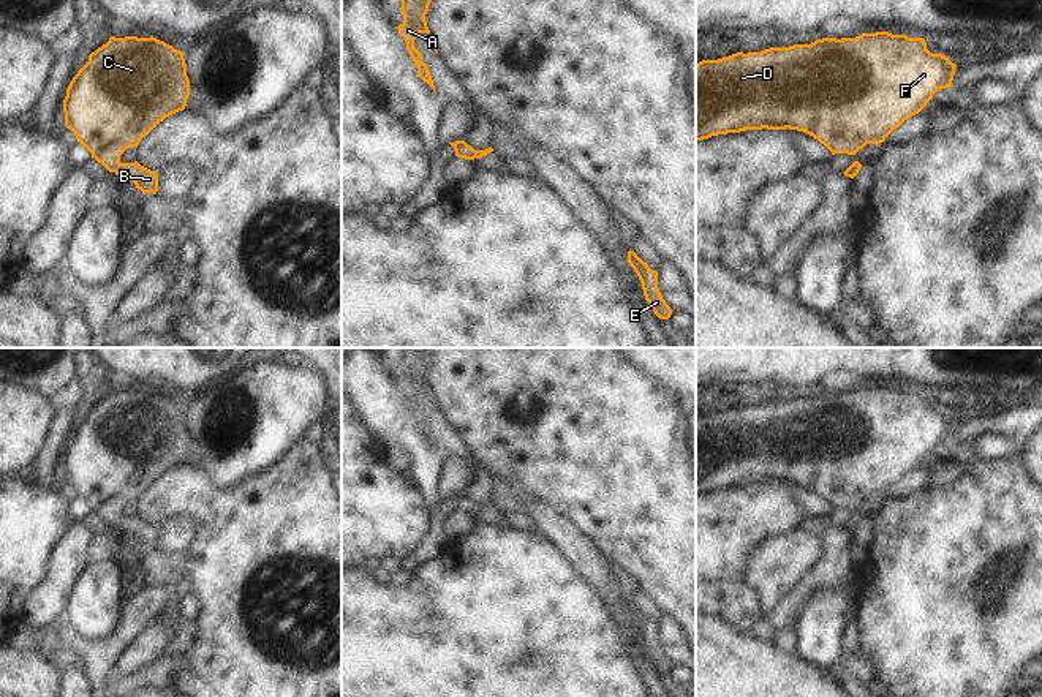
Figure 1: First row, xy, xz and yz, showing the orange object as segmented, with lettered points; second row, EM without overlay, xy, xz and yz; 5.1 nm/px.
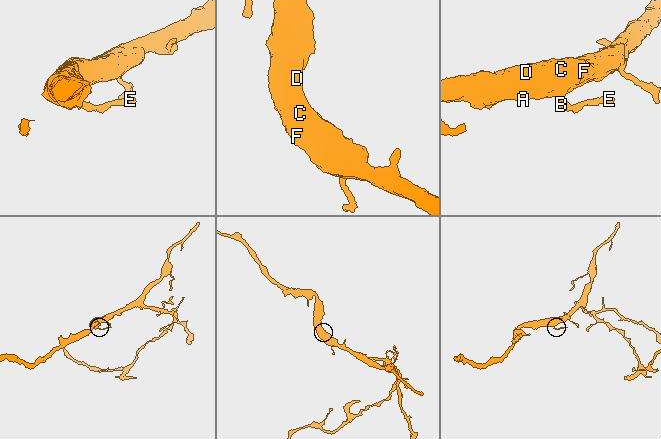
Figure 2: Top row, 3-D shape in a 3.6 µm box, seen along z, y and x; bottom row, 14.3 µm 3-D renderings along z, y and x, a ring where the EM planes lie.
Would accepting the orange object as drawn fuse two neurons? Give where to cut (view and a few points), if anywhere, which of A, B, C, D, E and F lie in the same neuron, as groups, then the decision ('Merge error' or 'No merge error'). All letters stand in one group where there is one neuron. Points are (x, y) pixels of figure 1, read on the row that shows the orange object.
No split. Groups: A B C D E F. No merge error.

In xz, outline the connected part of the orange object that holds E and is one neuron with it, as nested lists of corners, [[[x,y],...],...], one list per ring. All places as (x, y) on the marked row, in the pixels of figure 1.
[[[628,251],[628,262],[637,273],[645,300],[653,307],[655,315],[659,319],[669,319],[672,315],[670,307],[663,299],[658,288],[658,272],[651,270],[647,262],[644,262],[634,251]]]

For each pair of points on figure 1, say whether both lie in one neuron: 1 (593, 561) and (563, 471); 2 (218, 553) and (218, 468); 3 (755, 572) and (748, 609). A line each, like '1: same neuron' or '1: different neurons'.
1: different neurons
2: different neurons
3: different neurons

